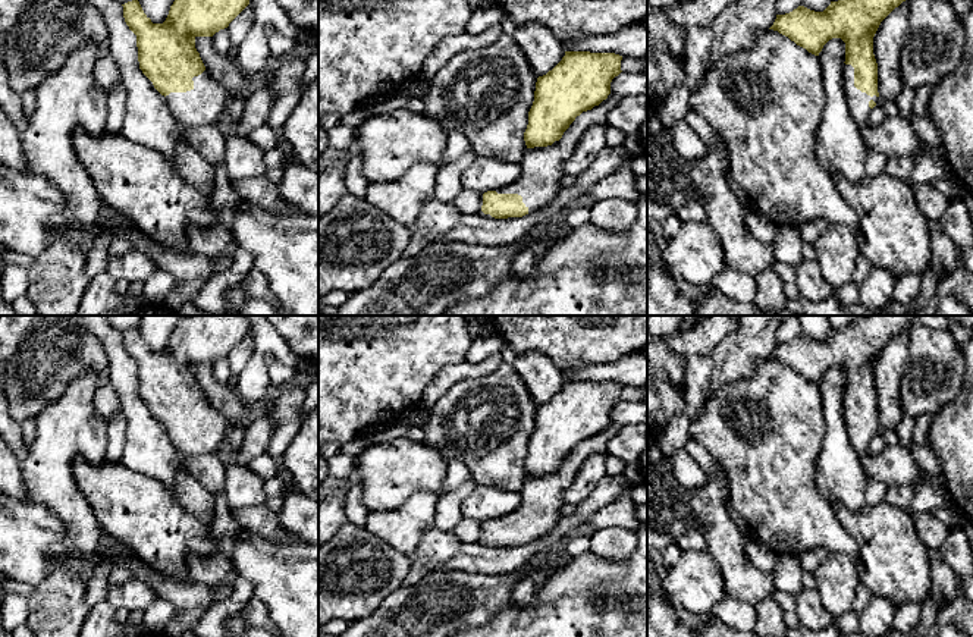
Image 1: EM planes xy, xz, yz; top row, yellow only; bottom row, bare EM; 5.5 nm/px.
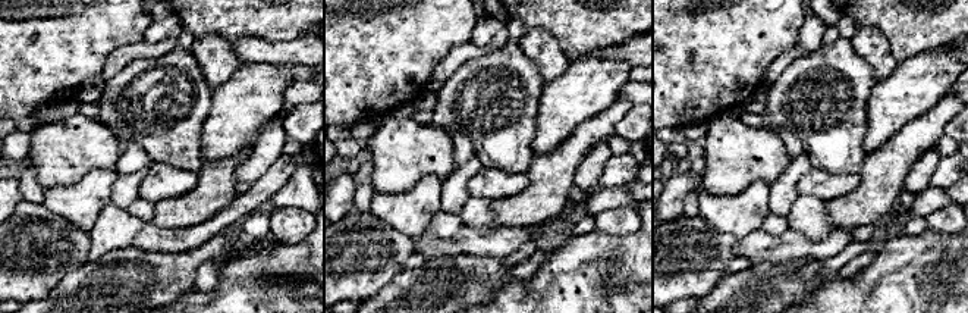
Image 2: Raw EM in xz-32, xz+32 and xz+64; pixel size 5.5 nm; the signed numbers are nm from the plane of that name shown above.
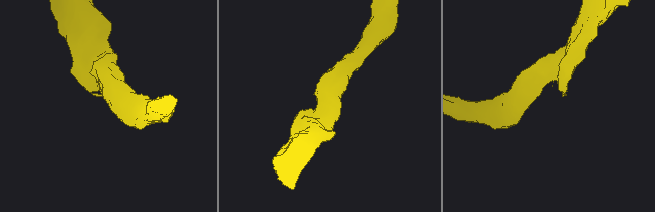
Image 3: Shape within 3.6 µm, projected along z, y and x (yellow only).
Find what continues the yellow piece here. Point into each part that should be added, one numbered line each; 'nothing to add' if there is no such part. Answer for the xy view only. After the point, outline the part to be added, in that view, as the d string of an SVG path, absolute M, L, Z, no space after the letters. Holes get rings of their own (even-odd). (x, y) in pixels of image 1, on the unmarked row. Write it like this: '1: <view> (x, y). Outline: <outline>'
1: xy (204, 433). Outline: M207 399L194 405L192 410L194 417L191 420L163 424L166 433L182 456L217 454L226 442L232 423Z

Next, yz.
1: yz (859, 436). Outline: M851 393L842 395L842 411L844 421L847 424L850 442L854 445L856 451L864 456L869 451L872 437L869 430L873 429L876 433L881 432L881 426L870 426L854 415L854 396Z

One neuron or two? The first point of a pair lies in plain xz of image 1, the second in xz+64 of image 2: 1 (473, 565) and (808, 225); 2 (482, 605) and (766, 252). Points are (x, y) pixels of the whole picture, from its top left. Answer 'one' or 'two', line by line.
1: two
2: two

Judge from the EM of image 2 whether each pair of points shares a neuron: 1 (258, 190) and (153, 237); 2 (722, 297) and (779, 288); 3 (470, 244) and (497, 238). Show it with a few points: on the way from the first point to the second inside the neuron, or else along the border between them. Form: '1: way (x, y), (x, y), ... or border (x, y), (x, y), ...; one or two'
1: way (232, 213), (197, 235), (179, 237); one
2: way (736, 297), (754, 297), (764, 291); one
3: way (477, 243), (490, 243); one

